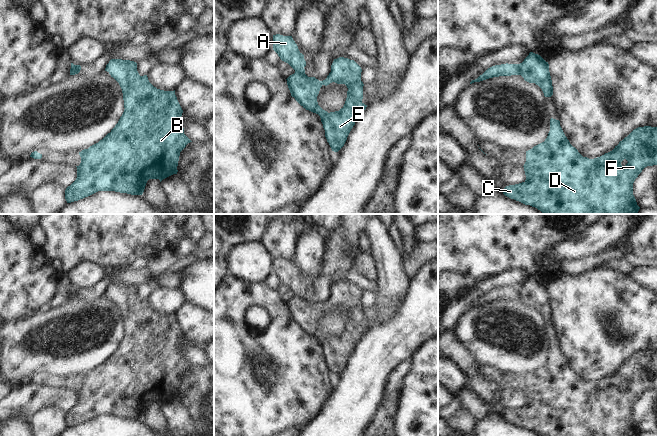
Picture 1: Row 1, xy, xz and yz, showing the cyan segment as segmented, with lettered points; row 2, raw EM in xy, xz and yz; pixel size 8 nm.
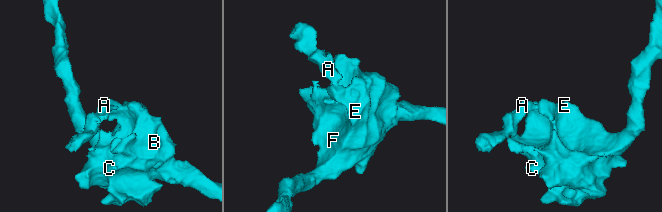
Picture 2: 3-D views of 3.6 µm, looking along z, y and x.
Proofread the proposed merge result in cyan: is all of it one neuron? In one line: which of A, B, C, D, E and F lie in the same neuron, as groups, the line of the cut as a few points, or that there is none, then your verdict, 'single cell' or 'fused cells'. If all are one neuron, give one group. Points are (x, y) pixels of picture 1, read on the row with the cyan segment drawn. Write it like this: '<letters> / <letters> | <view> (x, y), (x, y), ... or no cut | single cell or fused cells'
A / B C D E F | yz (519, 64), (520, 74) | fused cells

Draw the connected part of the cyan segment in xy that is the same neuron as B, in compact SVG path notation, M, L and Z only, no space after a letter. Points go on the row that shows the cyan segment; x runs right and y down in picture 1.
M111 59L105 71L119 83L125 109L110 133L98 143L79 152L81 163L76 166L77 178L65 190L67 203L98 191L142 195L149 179L159 179L161 182L177 174L180 152L192 142L180 124L183 110L175 90L164 91L154 87L147 75L139 75L134 61Z

